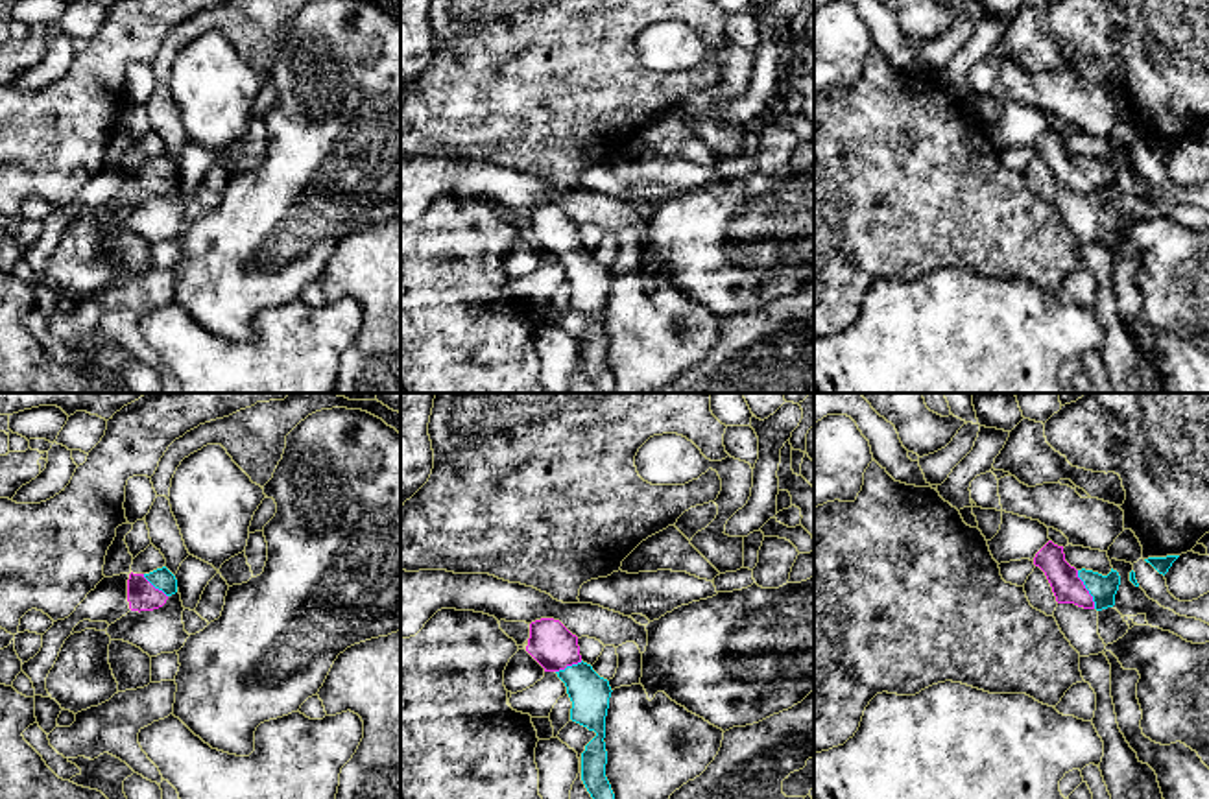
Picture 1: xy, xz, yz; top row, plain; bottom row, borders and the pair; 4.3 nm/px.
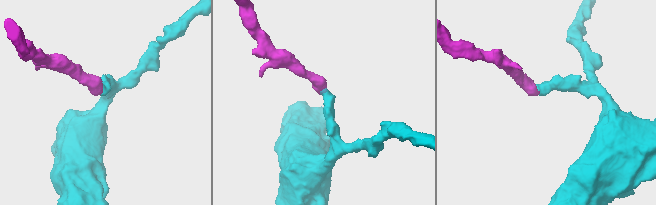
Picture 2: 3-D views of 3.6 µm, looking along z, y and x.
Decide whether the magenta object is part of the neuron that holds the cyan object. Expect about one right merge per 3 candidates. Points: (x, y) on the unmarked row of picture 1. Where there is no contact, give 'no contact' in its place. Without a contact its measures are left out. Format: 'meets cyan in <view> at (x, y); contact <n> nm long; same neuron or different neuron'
meets cyan in yz at (1086, 174); contact 190 nm long; same neuron

